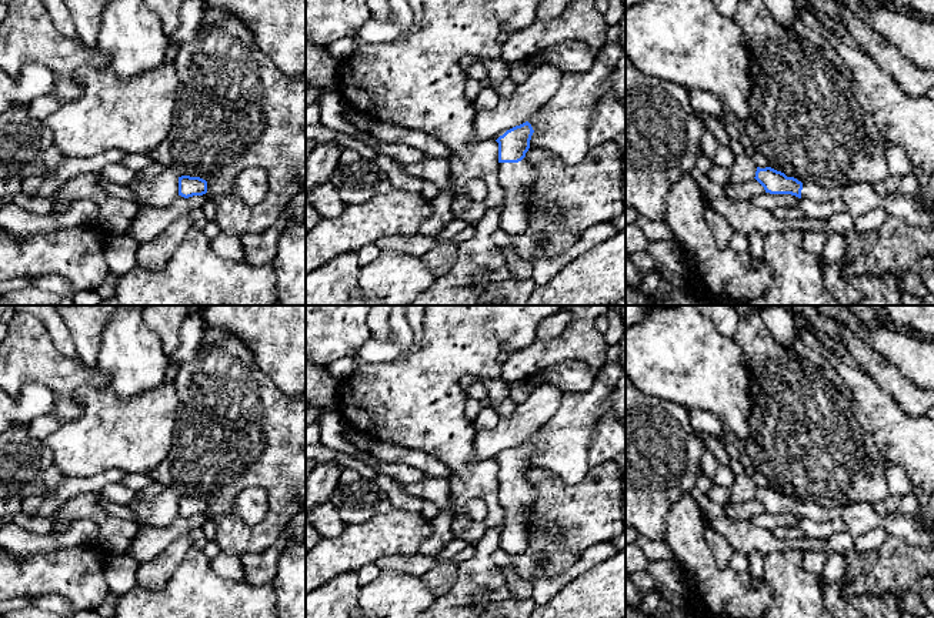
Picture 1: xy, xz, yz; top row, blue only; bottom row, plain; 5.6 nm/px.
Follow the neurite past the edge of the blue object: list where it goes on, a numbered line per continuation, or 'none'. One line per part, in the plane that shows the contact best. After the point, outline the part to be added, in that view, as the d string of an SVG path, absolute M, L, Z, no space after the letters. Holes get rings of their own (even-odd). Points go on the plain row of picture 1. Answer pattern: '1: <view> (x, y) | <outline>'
1: xz (517, 498) | M523 478L518 482L498 482L498 500L506 512L500 548L510 557L527 549L527 514L537 500L534 488Z

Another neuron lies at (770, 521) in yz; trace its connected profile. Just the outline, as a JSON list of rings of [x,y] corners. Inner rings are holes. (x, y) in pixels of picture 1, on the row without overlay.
[[[763,512],[763,514],[753,517],[750,520],[751,525],[765,528],[771,532],[778,527],[795,528],[797,522],[798,522],[798,517],[795,517],[795,515],[770,514],[770,512]]]

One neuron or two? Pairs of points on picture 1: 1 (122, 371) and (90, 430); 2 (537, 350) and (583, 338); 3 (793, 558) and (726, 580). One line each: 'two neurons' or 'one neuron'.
1: two neurons
2: one neuron
3: two neurons

